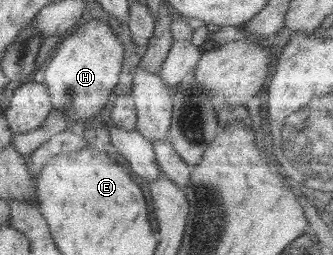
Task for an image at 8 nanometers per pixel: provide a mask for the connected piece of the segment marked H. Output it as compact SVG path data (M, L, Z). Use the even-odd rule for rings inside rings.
M89 19L66 37L61 37L55 56L43 72L41 84L47 89L53 110L61 110L68 118L66 131L82 131L83 123L99 115L113 94L121 72L123 45L110 25L101 19Z

